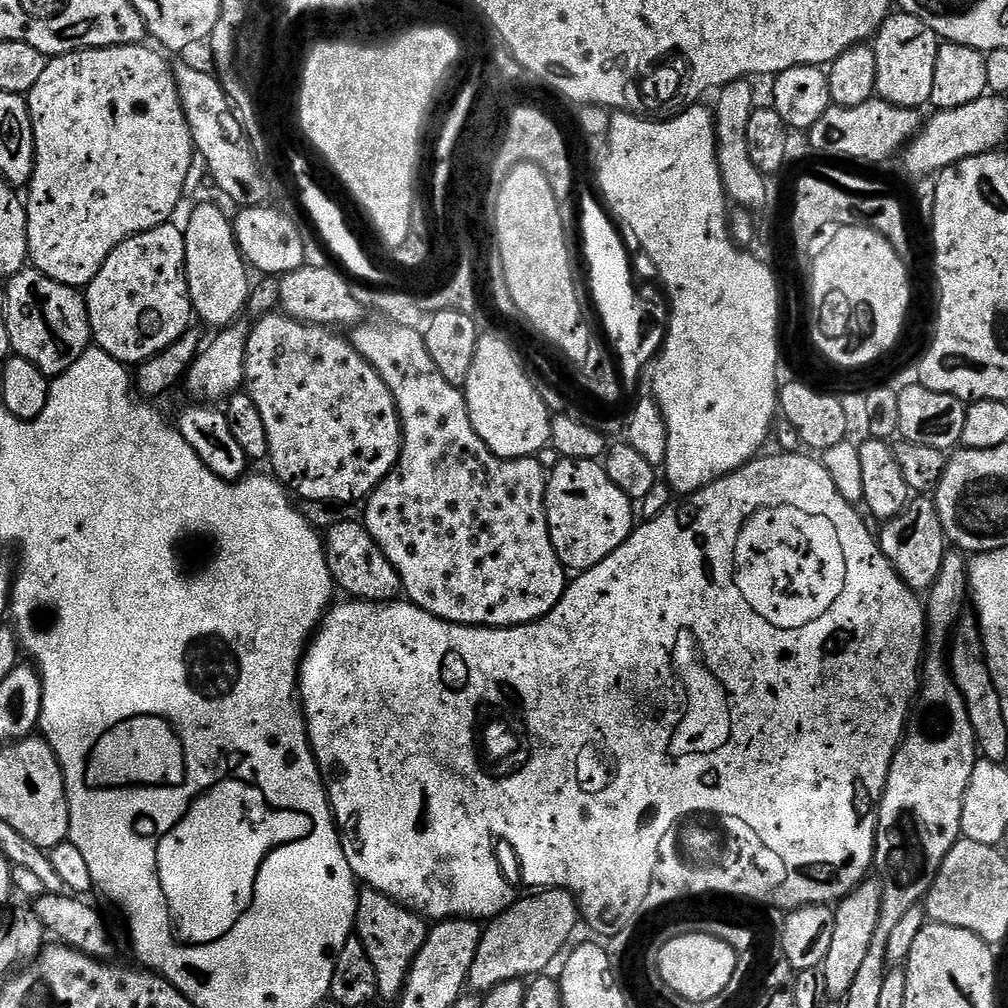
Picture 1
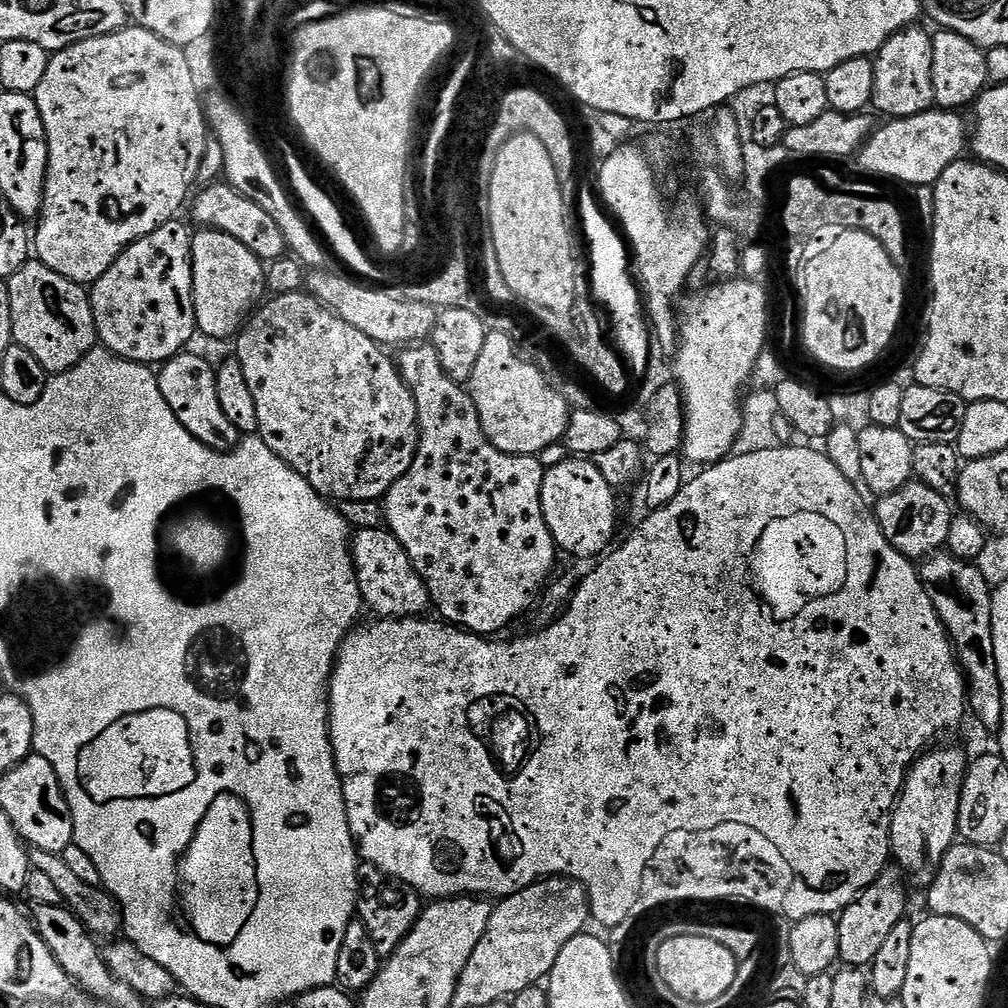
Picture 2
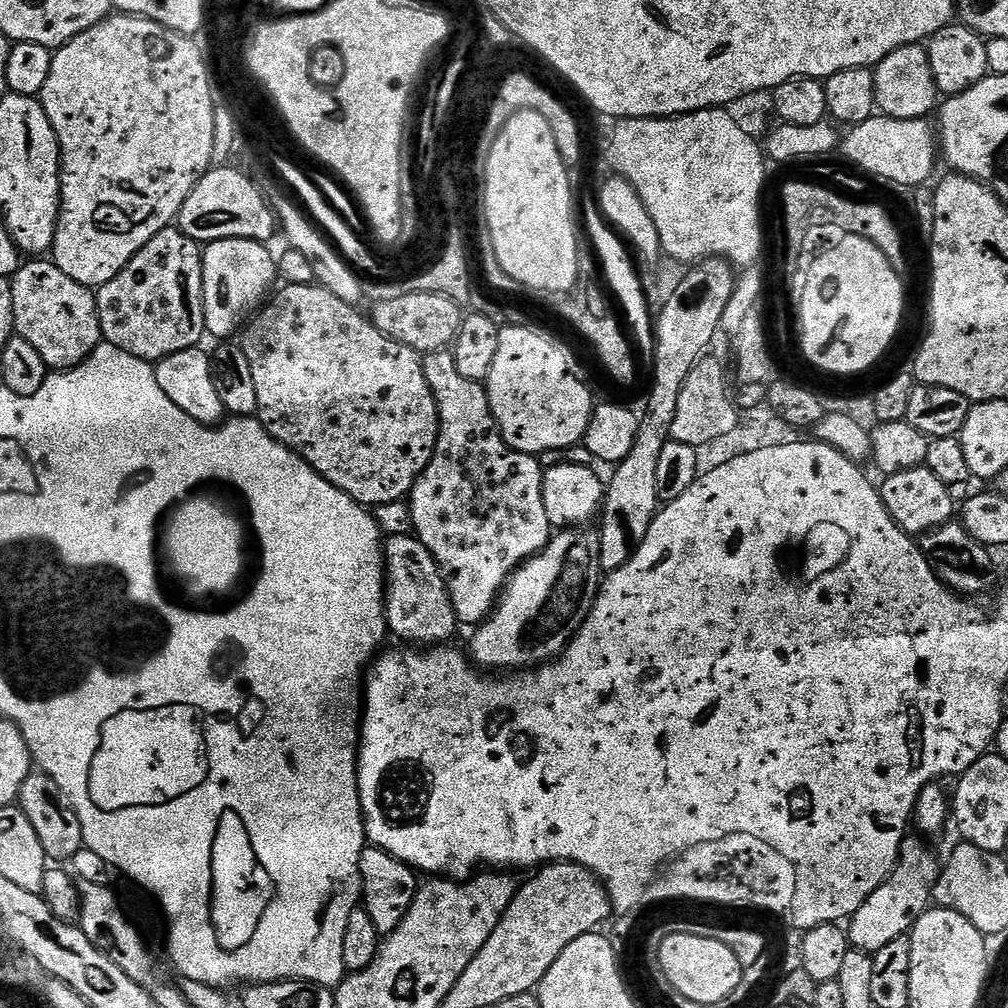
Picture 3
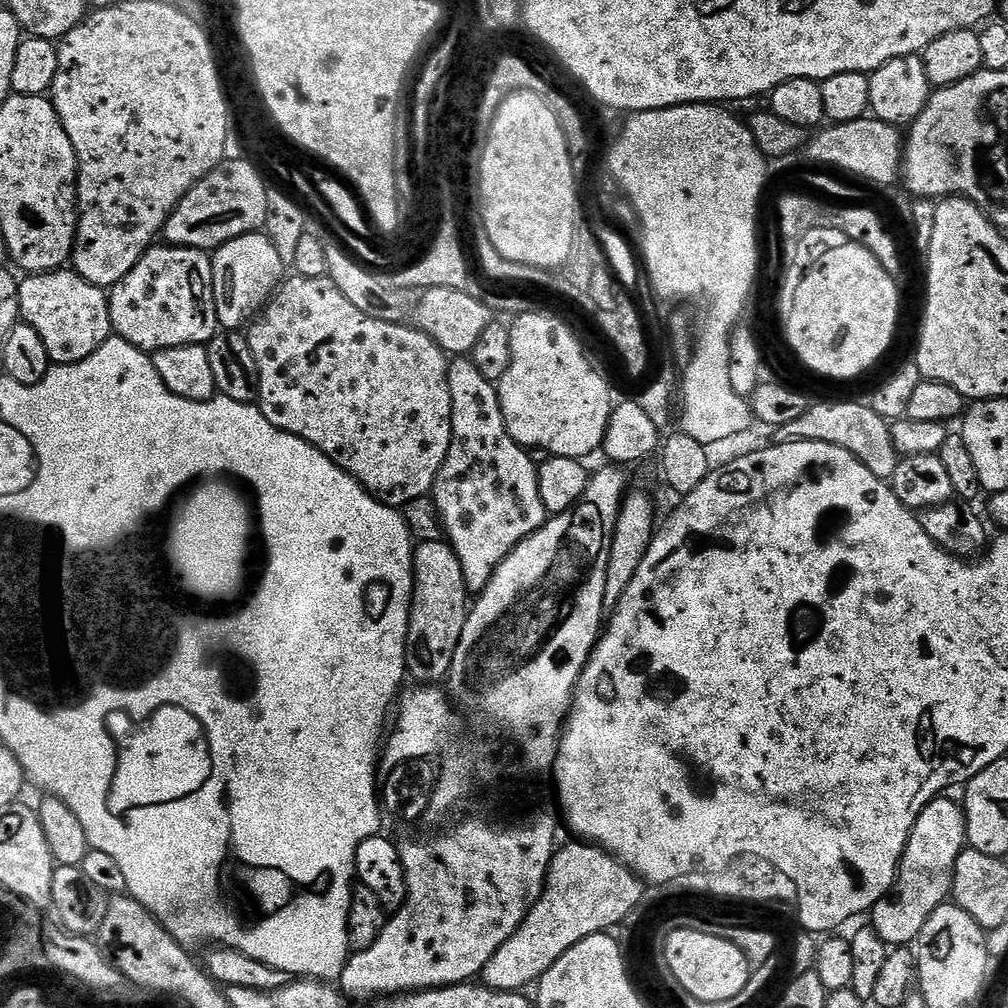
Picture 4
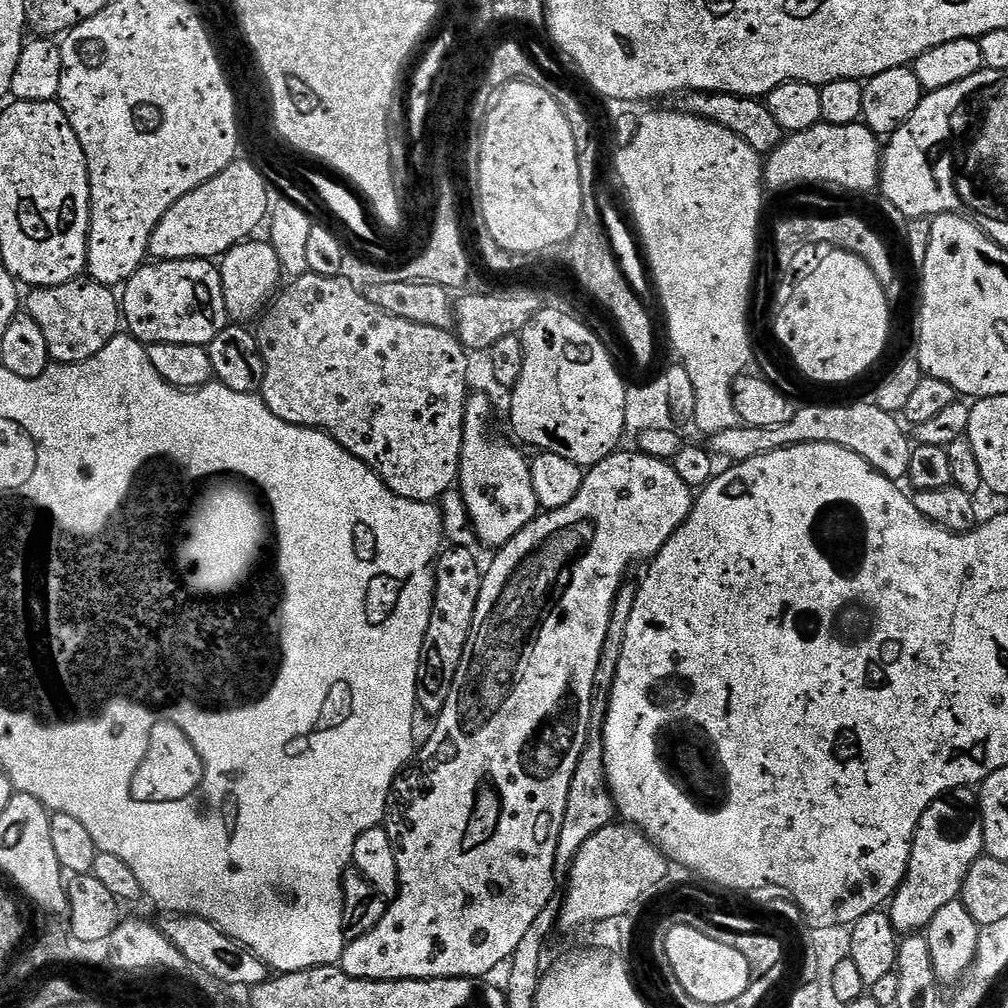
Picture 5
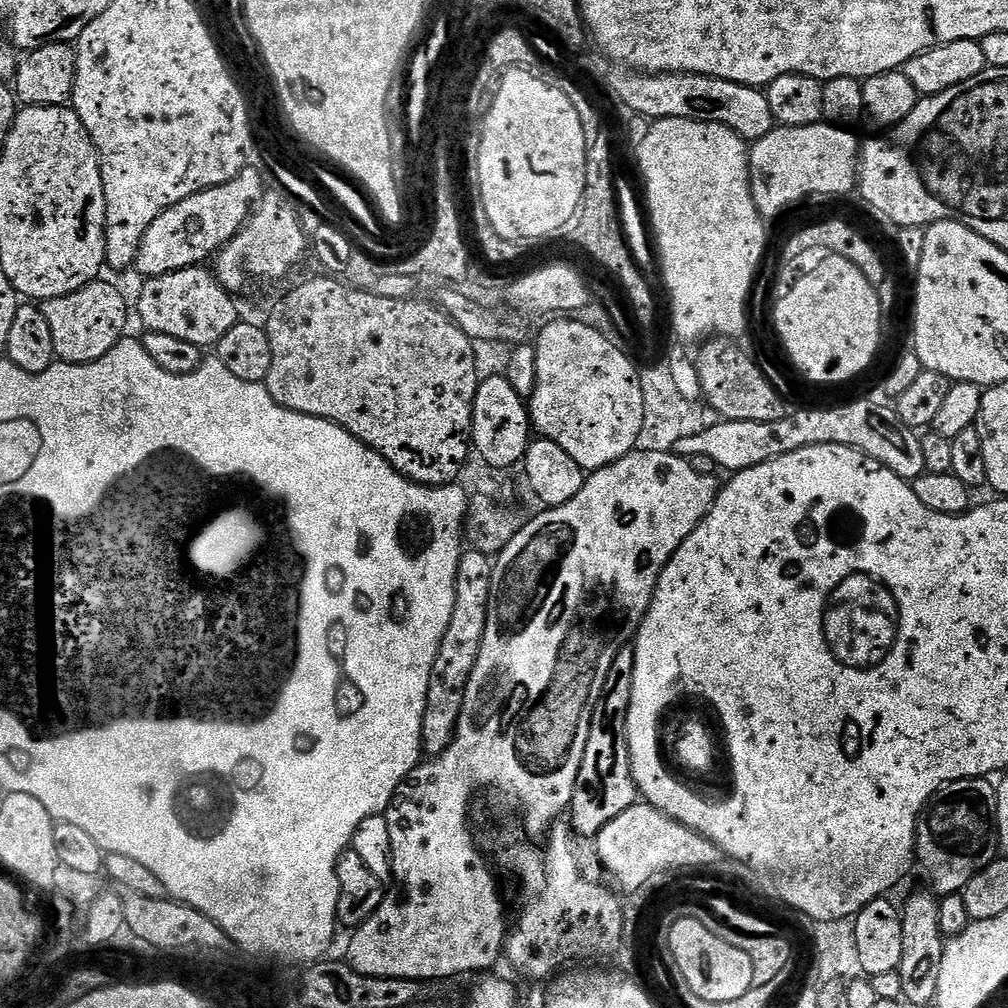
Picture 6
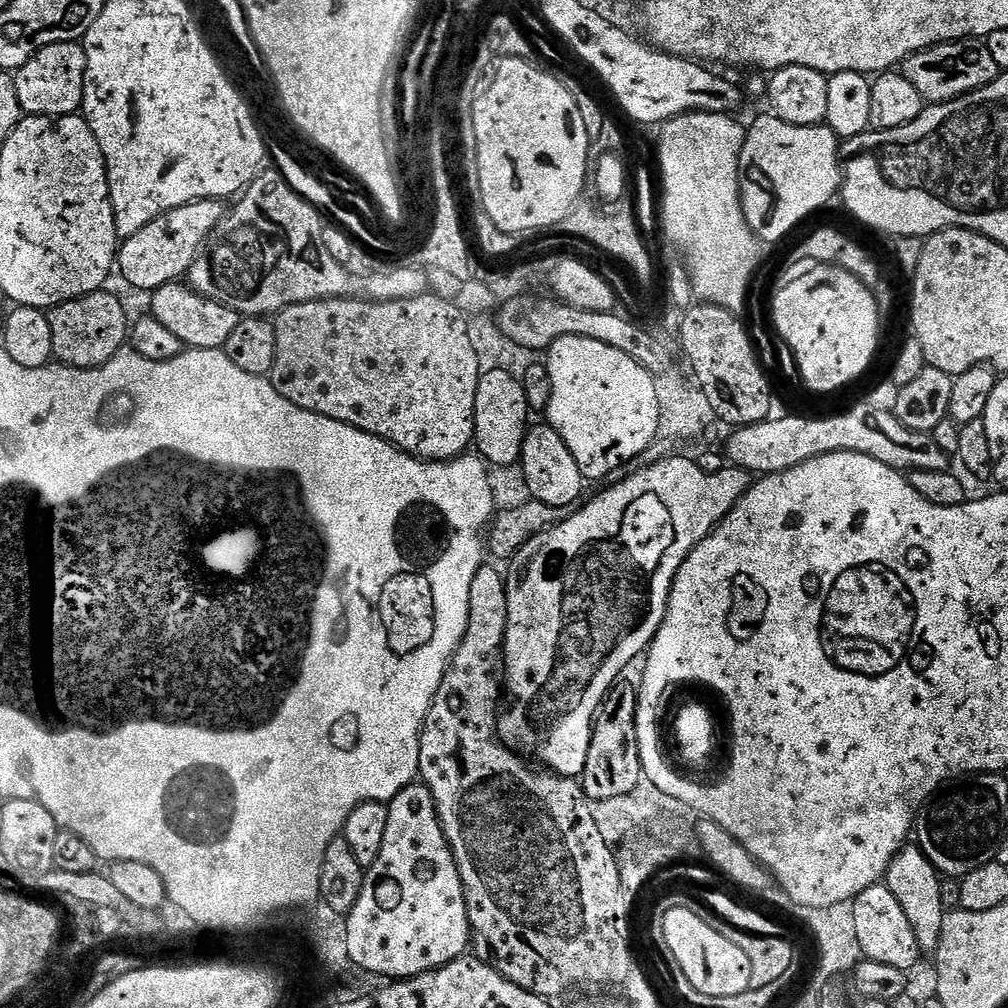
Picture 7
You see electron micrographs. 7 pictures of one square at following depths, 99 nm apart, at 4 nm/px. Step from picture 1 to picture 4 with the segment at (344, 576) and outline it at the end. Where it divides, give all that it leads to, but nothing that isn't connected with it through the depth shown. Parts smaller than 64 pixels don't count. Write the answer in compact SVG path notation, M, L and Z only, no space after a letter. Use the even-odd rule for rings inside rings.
M443 539L425 540L415 545L412 554L412 605L408 623L408 671L417 685L436 686L447 681L458 638L470 607L470 593L458 554Z

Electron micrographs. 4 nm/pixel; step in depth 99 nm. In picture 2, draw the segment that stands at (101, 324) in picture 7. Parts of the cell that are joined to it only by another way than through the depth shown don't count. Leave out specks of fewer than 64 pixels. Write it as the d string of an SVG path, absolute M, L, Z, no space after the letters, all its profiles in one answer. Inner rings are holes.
M32 258L13 276L7 277L10 294L10 322L12 339L22 350L30 350L45 372L59 374L69 372L84 355L97 347L96 323L92 313L92 298L83 284L54 274L50 266Z

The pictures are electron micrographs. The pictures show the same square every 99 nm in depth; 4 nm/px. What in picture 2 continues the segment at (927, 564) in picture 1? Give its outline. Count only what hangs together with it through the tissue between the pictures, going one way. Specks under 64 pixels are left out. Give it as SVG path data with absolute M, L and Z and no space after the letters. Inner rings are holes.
M913 478L902 490L881 496L875 503L876 521L882 534L886 534L886 542L908 560L923 562L947 545L954 509L948 505L949 497L938 494L938 490L930 490L930 486Z

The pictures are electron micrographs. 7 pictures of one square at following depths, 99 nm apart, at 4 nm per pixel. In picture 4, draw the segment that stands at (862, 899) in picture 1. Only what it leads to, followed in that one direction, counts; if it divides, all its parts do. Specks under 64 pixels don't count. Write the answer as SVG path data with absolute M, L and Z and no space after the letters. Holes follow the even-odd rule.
M948 798L931 800L918 814L918 822L910 830L910 838L906 842L906 850L900 859L900 868L896 871L896 881L891 890L872 907L870 913L870 927L876 931L878 938L889 946L912 946L915 945L918 934L922 934L922 926L926 926L926 918L938 910L952 894L952 879L954 878L954 866L958 858L964 852L968 831L964 821L964 809L959 803Z

